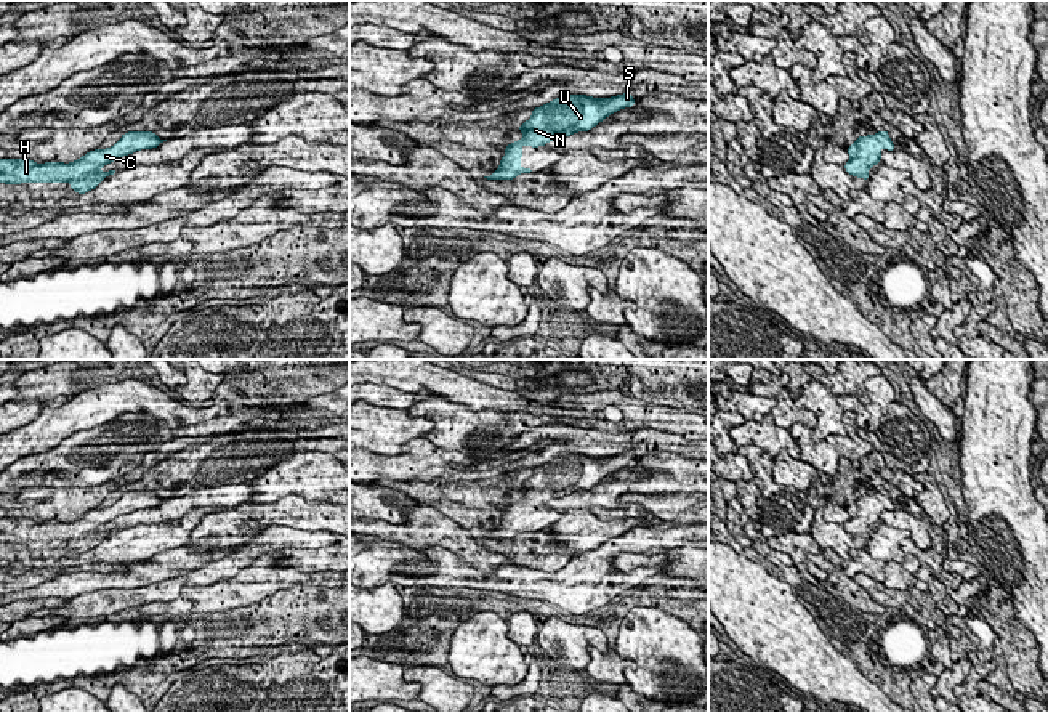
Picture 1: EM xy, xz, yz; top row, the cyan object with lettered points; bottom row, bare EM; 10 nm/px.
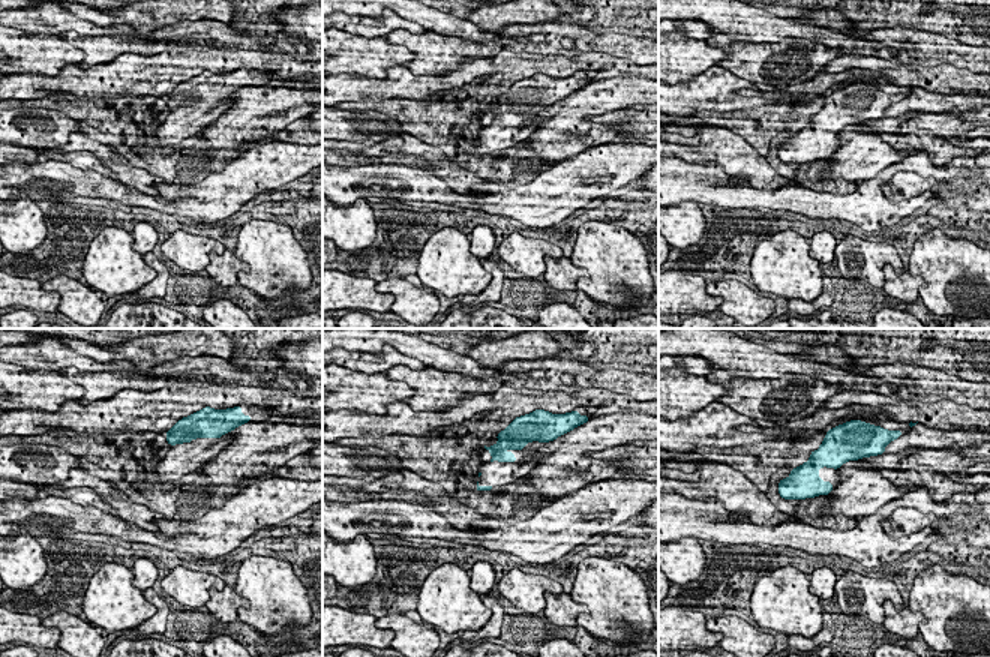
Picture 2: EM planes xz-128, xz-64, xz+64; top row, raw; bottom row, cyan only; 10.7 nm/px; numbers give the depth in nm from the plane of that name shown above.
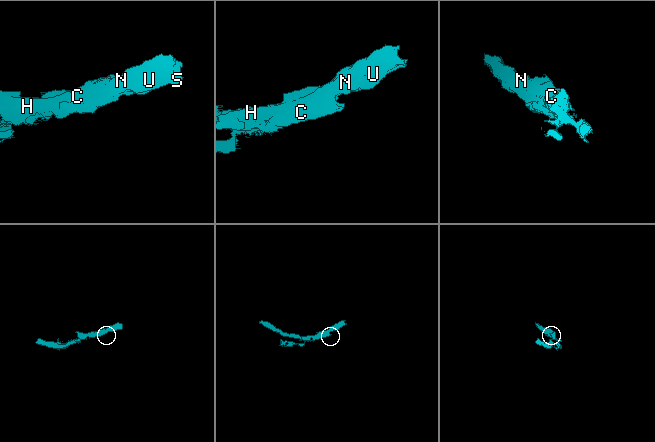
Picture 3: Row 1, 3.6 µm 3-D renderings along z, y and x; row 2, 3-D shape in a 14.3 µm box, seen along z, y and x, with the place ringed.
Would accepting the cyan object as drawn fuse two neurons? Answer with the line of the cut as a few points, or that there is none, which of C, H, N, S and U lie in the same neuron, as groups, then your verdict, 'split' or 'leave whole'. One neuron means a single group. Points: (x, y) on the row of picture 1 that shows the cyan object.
cut none; groups C H N S U; leave whole

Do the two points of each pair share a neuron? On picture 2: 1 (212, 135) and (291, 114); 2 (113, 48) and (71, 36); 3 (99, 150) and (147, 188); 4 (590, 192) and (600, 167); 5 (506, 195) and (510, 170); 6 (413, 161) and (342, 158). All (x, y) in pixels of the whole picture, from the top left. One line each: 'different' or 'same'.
1: same
2: same
3: same
4: same
5: different
6: same

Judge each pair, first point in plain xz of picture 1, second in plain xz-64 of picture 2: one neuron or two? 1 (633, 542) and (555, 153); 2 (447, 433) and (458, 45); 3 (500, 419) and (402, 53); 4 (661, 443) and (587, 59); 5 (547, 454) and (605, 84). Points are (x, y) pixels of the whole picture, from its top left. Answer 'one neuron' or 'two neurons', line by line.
1: two neurons
2: one neuron
3: two neurons
4: one neuron
5: two neurons

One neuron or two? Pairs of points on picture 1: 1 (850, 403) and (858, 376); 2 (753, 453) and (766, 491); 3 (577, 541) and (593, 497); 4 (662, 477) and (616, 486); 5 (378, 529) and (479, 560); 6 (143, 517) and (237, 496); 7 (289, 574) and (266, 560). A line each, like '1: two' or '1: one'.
1: two
2: one
3: one
4: one
5: one
6: one
7: one

